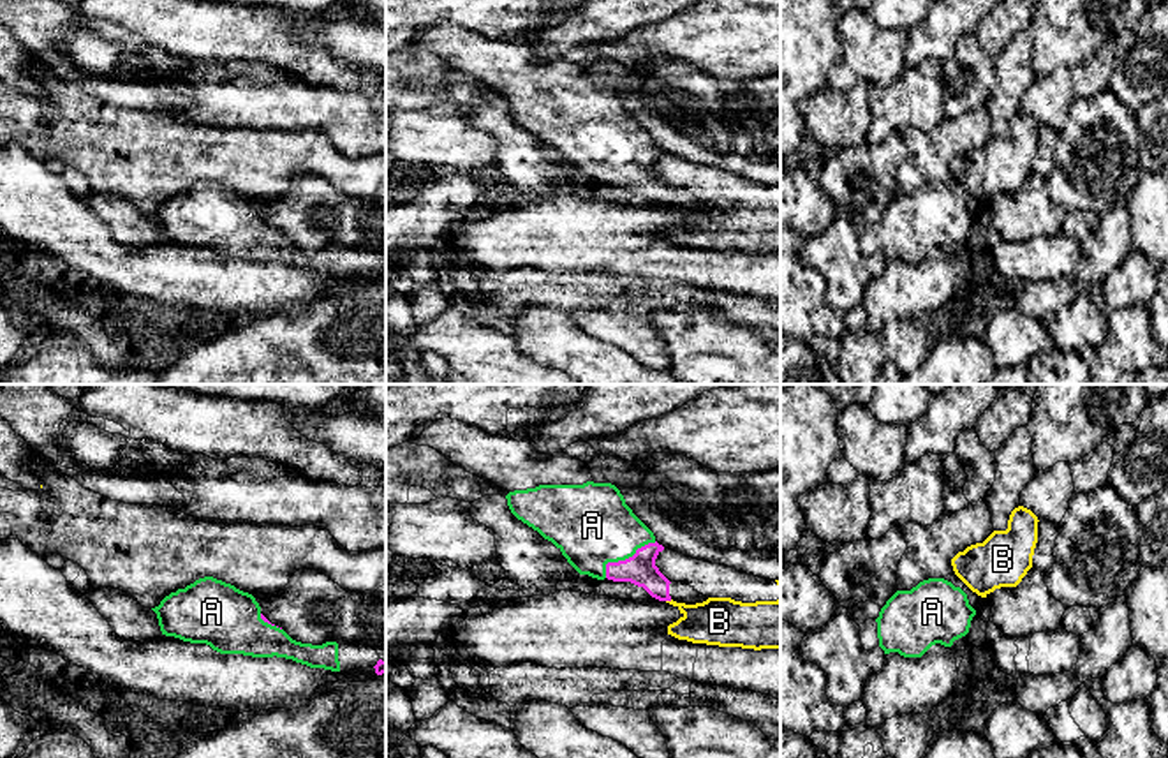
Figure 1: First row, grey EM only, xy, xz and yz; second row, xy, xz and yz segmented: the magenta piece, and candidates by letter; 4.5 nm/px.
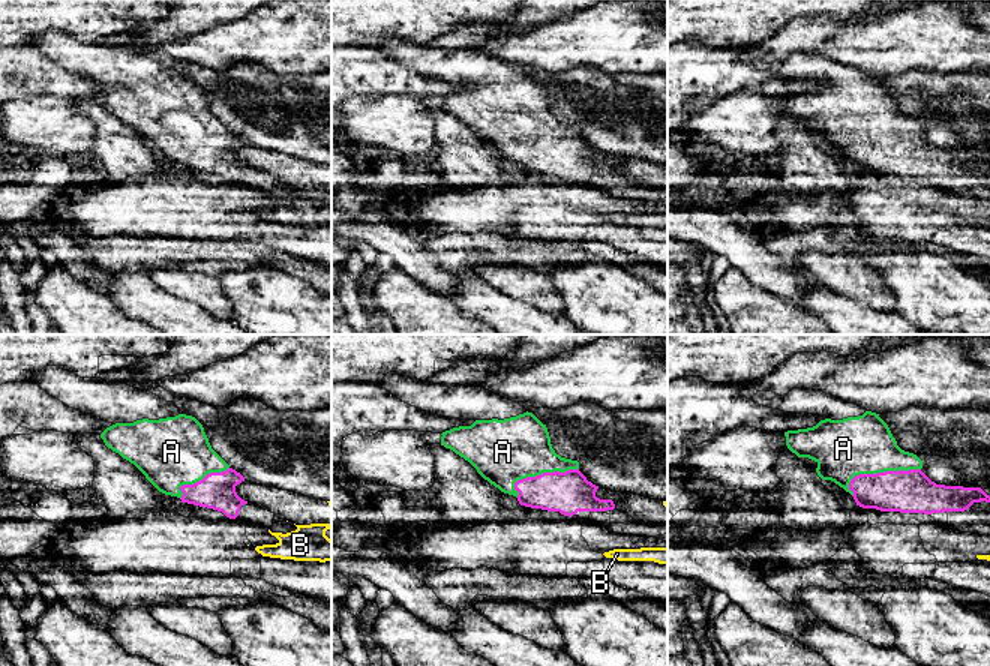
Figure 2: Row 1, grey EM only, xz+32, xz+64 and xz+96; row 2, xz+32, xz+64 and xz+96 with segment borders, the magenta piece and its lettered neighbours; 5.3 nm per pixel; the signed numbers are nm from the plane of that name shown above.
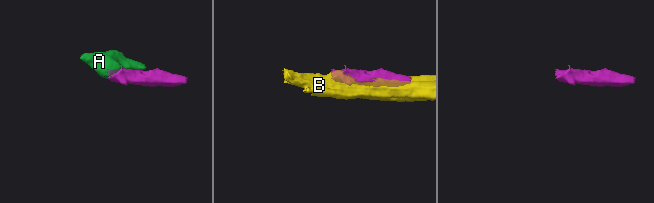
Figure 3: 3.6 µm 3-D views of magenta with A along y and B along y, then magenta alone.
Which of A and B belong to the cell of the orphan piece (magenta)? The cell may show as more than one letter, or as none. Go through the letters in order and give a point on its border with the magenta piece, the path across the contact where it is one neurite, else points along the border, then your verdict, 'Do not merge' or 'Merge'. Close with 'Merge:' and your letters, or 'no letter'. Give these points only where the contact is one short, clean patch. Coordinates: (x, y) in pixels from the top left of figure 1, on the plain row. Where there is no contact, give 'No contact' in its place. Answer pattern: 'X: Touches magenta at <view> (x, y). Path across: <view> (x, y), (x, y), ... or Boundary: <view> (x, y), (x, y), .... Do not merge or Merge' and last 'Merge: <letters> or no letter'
A: Touches magenta at xz (626, 164). Merge
B: Touches magenta at xz (668, 205). Do not merge
Merge: A

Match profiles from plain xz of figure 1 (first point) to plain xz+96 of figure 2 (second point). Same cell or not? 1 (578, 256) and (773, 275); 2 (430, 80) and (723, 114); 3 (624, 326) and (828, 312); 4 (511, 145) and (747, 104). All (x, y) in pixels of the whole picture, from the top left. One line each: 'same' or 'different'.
1: different
2: different
3: different
4: different

